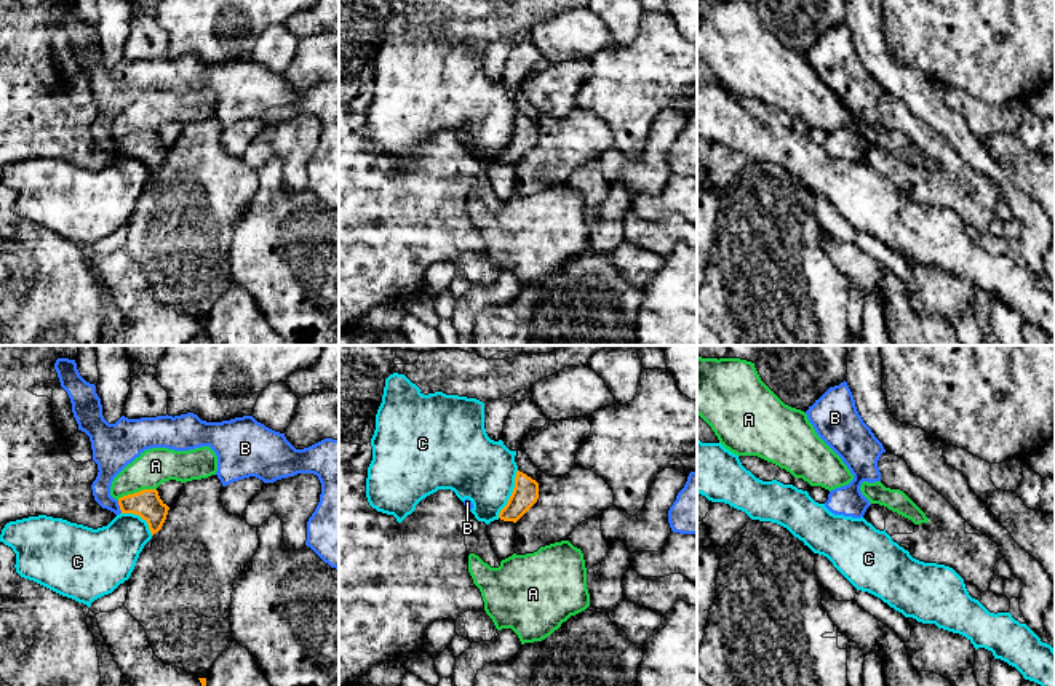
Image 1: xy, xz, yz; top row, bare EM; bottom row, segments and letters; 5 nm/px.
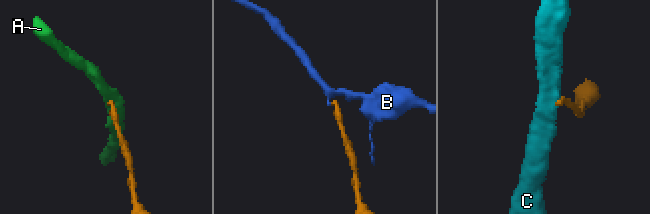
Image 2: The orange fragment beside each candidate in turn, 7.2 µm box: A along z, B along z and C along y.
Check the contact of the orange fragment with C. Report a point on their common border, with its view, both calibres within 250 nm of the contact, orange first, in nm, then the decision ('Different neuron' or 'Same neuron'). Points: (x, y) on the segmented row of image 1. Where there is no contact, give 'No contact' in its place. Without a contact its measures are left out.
Touches orange at xz (512, 494). Thickness 130 nm (orange) against 320 nm. Different neuron

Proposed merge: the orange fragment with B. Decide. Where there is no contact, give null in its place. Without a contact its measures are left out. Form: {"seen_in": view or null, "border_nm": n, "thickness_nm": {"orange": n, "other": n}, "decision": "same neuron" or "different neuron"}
{"seen_in": "xy", "border_nm": 70, "thickness_nm": {"orange": 140, "other": 150}, "decision": "same neuron"}

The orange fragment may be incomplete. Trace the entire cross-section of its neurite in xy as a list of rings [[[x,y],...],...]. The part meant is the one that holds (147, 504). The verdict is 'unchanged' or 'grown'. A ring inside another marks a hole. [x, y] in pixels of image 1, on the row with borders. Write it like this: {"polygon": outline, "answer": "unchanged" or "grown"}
{"polygon": [[[58,358],[54,363],[61,387],[67,392],[72,413],[78,424],[78,430],[90,437],[93,461],[98,464],[98,477],[91,485],[94,501],[115,515],[134,513],[147,521],[152,536],[158,532],[166,520],[169,507],[160,499],[157,489],[142,489],[134,494],[120,497],[110,496],[113,478],[145,449],[168,448],[174,451],[189,451],[209,446],[217,456],[217,478],[222,486],[233,481],[256,477],[264,483],[273,483],[297,473],[313,473],[321,483],[320,502],[307,521],[307,540],[310,547],[324,563],[339,569],[339,440],[324,438],[309,448],[296,449],[285,437],[253,416],[235,417],[222,422],[206,422],[197,414],[187,413],[181,416],[157,416],[128,419],[121,416],[115,424],[109,424],[102,416],[101,398],[96,385],[86,382],[75,360]]], "answer": "grown"}

